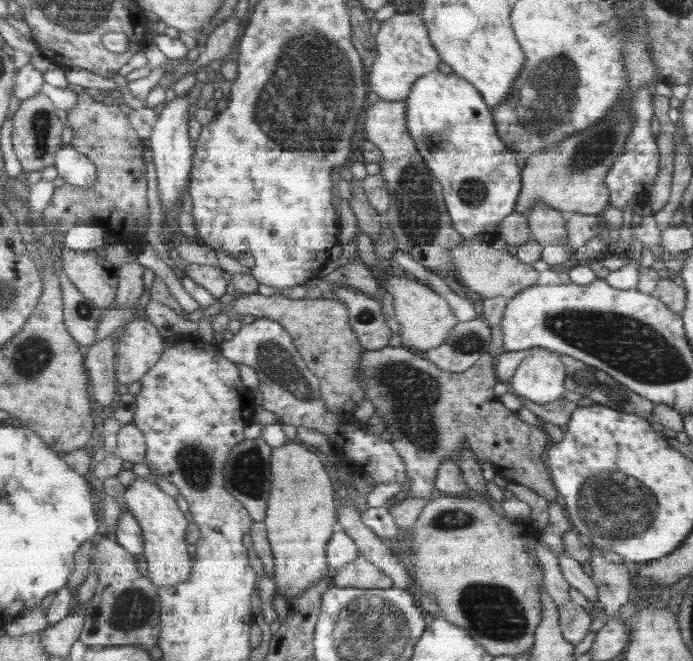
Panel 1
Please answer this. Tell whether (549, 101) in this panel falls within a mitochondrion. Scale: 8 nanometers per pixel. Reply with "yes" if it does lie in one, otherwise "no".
yes

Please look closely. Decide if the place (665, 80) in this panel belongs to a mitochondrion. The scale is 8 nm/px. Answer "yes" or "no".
no

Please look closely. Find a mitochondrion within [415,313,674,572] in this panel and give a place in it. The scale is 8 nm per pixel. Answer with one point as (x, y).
(612, 506)

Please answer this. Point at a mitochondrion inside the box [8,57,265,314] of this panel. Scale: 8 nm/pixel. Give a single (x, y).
(42, 125)

